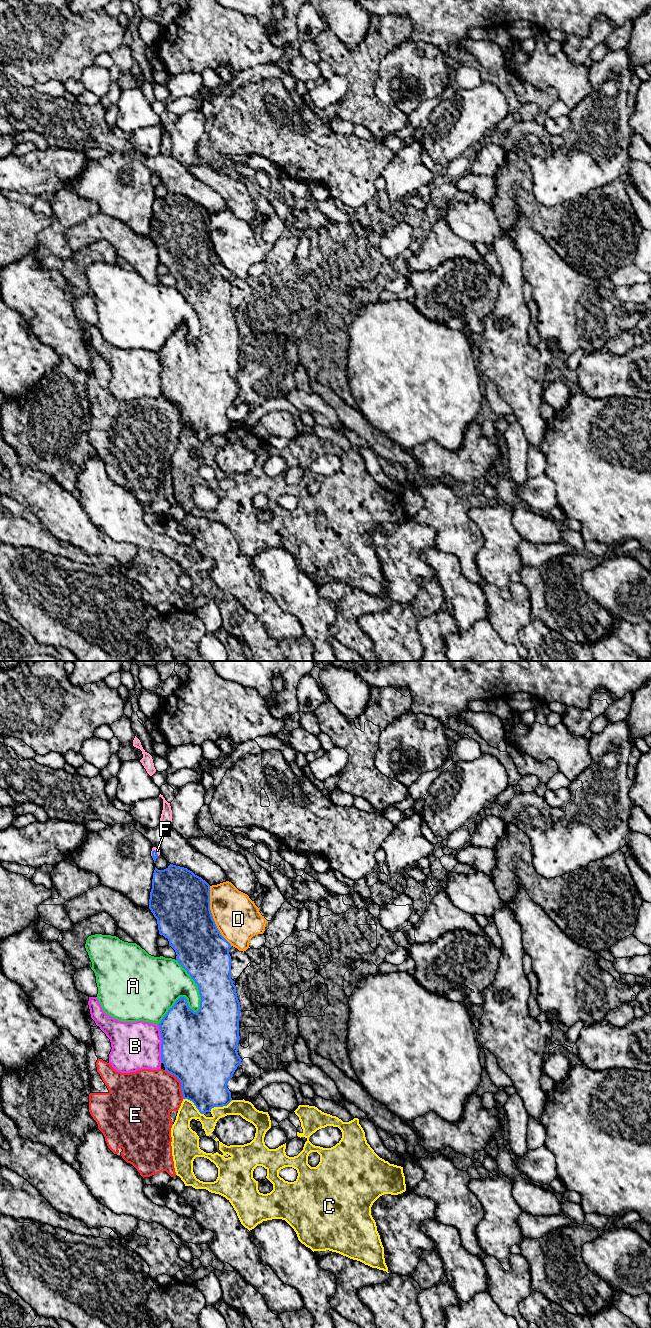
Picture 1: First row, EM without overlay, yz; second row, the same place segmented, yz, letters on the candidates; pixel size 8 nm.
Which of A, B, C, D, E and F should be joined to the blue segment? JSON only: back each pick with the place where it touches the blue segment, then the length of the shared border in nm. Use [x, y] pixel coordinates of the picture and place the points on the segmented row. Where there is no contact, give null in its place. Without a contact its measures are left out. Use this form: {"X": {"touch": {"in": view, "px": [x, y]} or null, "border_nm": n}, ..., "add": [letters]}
{"F": {"touch": {"in": "yz", "px": [155, 851]}, "border_nm": 70}, "add": ["F"]}

